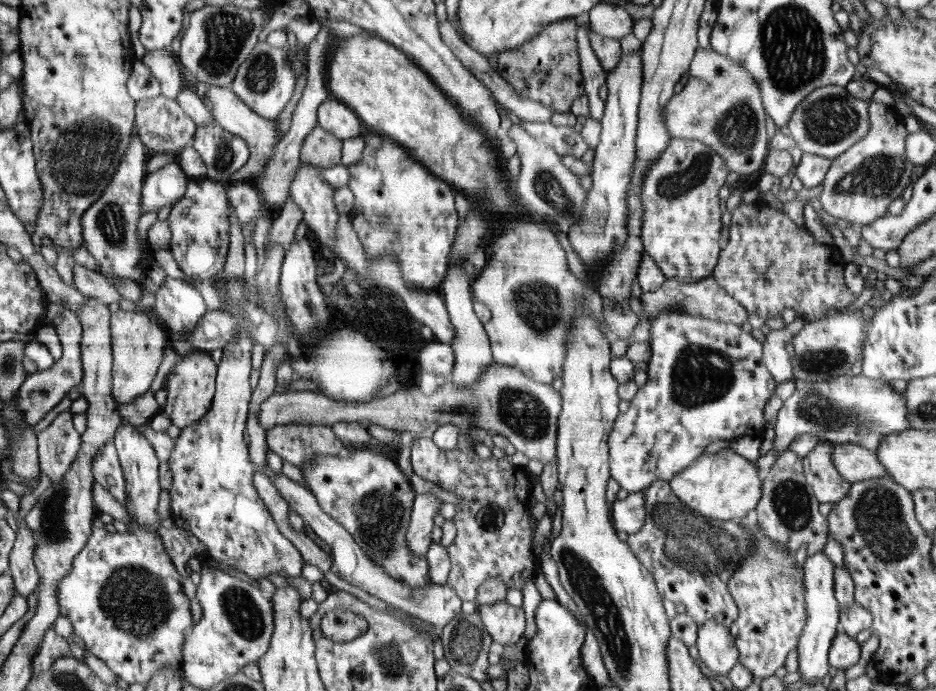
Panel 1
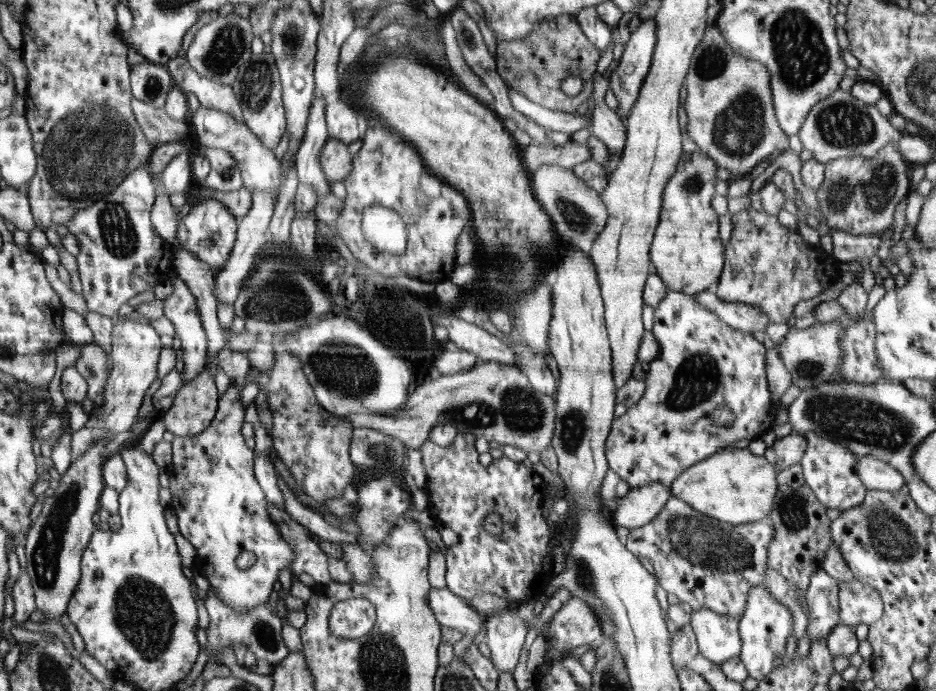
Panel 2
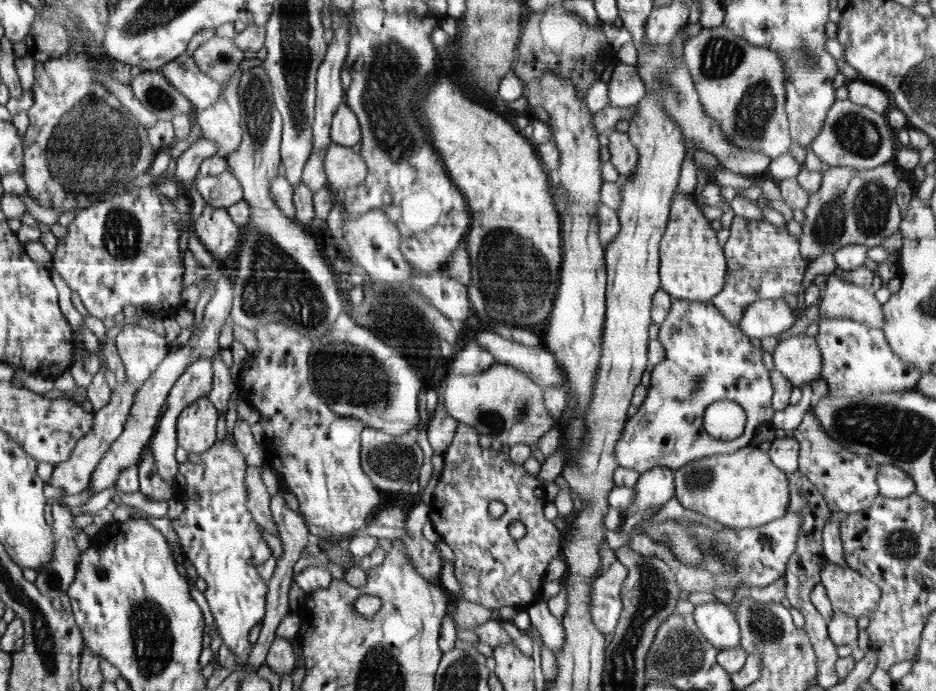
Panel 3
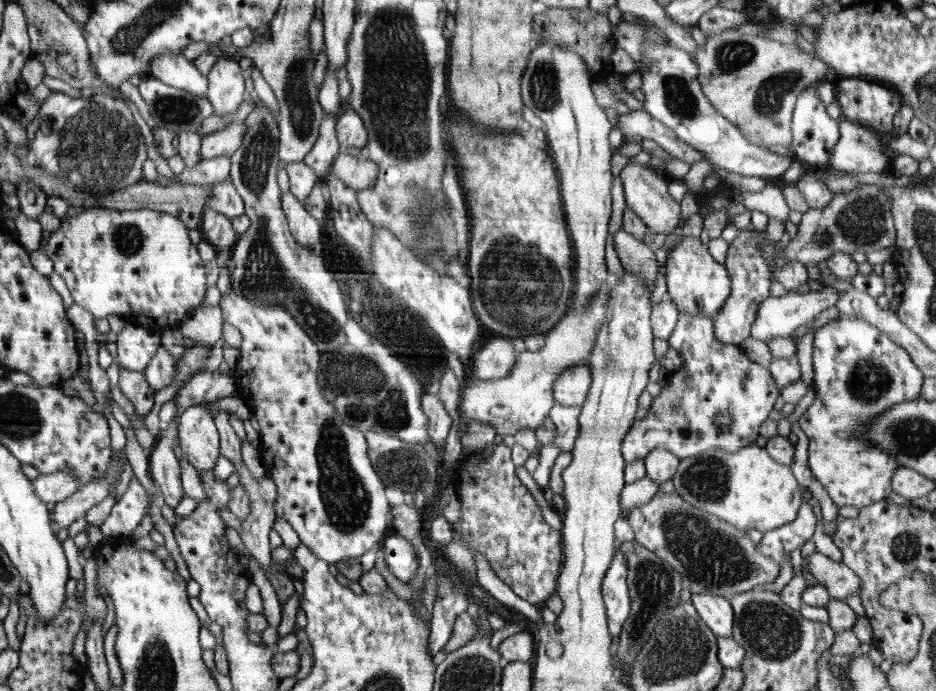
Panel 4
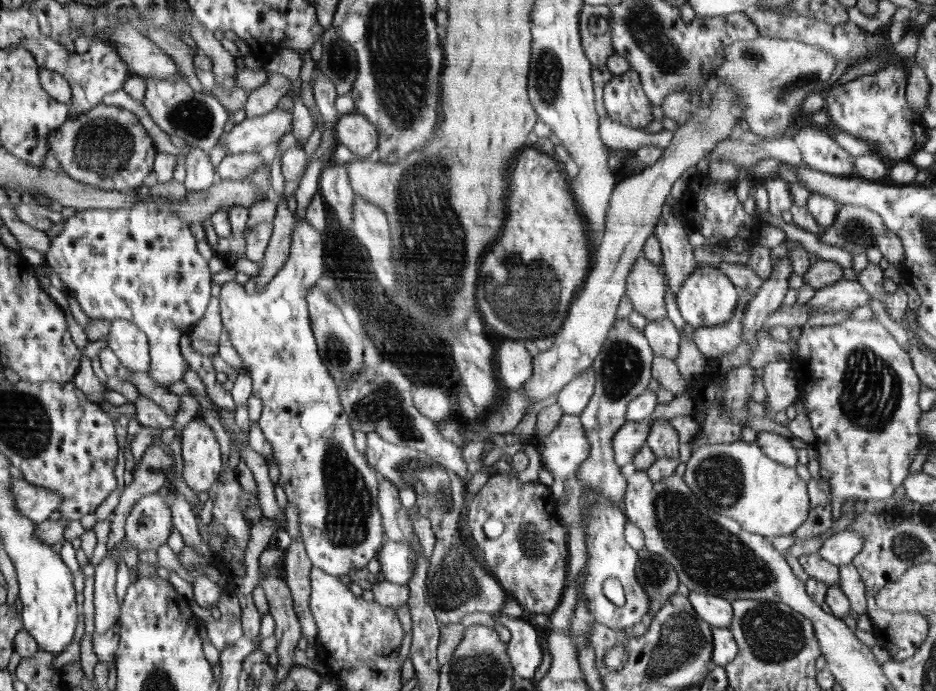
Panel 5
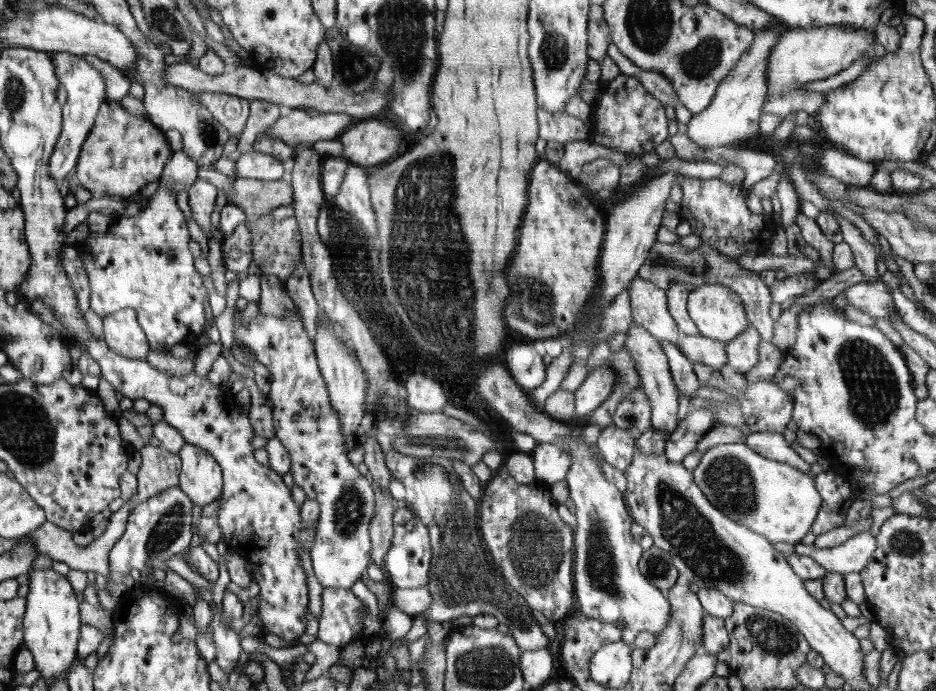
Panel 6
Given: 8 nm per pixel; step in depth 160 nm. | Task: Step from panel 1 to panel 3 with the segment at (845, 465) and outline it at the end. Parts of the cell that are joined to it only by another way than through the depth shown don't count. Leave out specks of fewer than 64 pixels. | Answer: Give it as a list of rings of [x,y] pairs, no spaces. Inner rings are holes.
[[[880,465],[876,485],[880,488],[880,495],[887,498],[902,499],[916,492],[912,477],[891,465]]]

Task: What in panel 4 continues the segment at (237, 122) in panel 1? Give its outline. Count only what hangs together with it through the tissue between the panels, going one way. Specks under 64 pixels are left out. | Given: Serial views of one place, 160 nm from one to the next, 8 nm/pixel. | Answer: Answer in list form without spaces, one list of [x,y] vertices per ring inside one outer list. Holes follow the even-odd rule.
[[[180,53],[156,55],[145,75],[155,76],[163,83],[175,89],[181,88],[194,96],[207,96],[210,83],[207,75],[199,71],[194,61],[186,59]]]

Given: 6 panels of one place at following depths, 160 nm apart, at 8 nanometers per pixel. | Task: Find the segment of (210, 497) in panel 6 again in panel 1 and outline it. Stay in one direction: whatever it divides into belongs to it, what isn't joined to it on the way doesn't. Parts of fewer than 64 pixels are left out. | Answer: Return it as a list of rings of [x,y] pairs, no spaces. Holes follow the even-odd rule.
[[[188,353],[177,362],[167,376],[164,388],[167,392],[162,413],[168,415],[178,428],[190,427],[211,410],[215,398],[216,364],[208,353]]]

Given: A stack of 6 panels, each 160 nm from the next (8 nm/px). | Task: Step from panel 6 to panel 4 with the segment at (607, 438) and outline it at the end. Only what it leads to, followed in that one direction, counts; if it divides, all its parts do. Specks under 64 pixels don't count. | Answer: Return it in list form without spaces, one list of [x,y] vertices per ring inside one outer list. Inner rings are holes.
[[[679,313],[676,326],[667,341],[669,348],[677,350],[683,358],[683,365],[676,373],[668,374],[664,382],[659,382],[660,393],[653,398],[648,414],[640,420],[634,420],[623,438],[621,454],[626,464],[638,460],[644,461],[654,448],[666,448],[672,455],[682,460],[703,454],[712,448],[736,452],[755,444],[756,440],[761,438],[758,430],[762,422],[769,418],[775,402],[780,398],[780,390],[770,371],[750,360],[740,346],[720,342],[714,332],[714,318],[706,315]],[[718,413],[728,413],[731,416],[731,426],[727,430],[719,428],[713,422]]]

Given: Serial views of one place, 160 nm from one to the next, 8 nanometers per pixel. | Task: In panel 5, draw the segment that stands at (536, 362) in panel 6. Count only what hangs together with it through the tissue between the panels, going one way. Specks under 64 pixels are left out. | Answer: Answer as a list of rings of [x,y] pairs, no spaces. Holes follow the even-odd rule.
[[[505,340],[493,354],[499,384],[507,391],[522,389],[523,384],[531,377],[532,359],[524,342]]]

